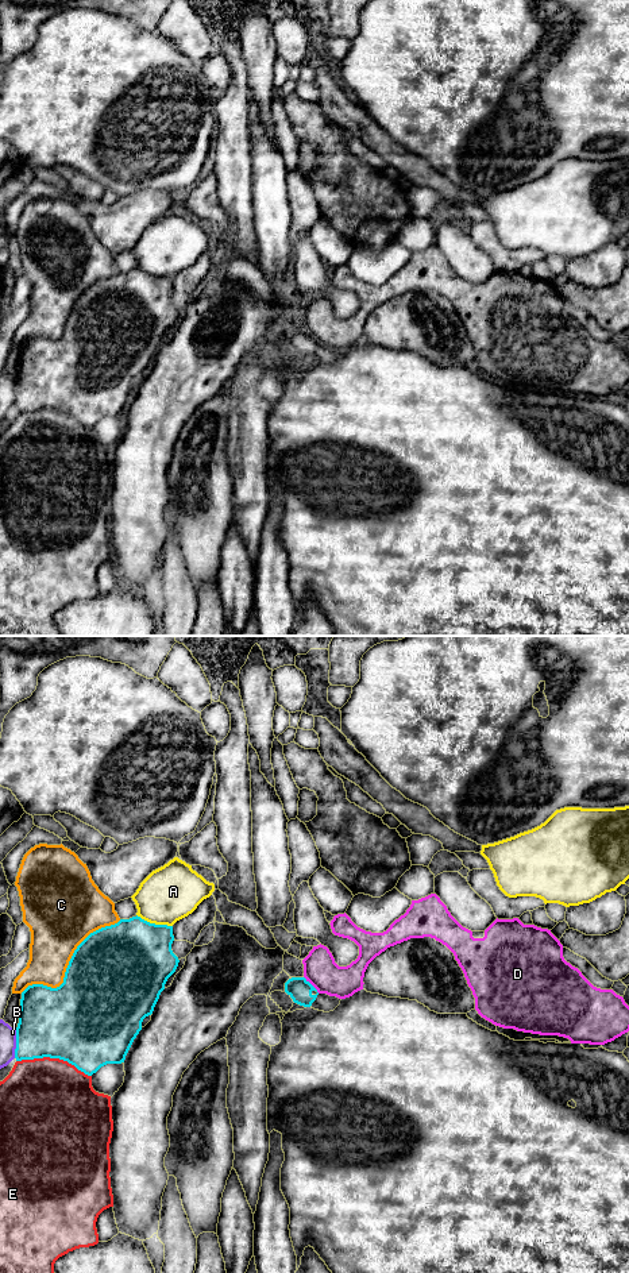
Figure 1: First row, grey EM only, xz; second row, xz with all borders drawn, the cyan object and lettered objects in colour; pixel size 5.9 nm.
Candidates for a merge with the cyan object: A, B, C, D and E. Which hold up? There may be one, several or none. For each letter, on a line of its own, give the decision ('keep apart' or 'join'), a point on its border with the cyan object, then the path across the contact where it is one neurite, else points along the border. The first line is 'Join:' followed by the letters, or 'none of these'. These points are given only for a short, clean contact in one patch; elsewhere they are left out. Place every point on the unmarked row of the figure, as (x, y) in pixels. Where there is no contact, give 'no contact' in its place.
Join: none of these
A: keep apart; contact xz (154, 276)
B: keep apart; contact xz (16, 396)
C: keep apart; contact xz (69, 316)
D: keep apart; contact xz (311, 336); border xz (304, 328), (319, 344)
E: keep apart; contact xz (54, 409)

